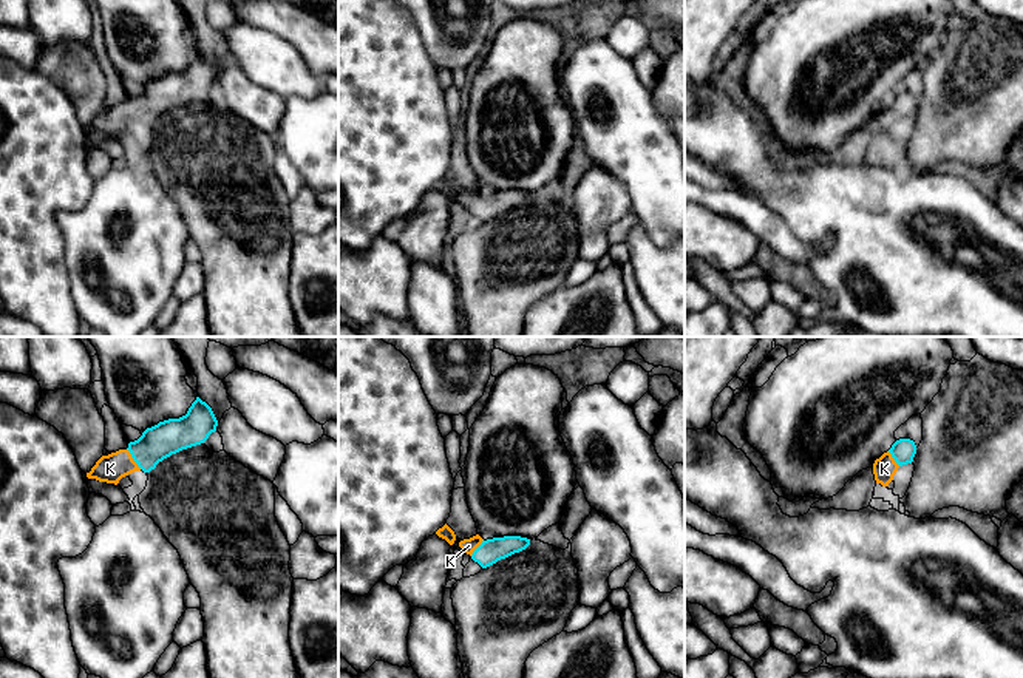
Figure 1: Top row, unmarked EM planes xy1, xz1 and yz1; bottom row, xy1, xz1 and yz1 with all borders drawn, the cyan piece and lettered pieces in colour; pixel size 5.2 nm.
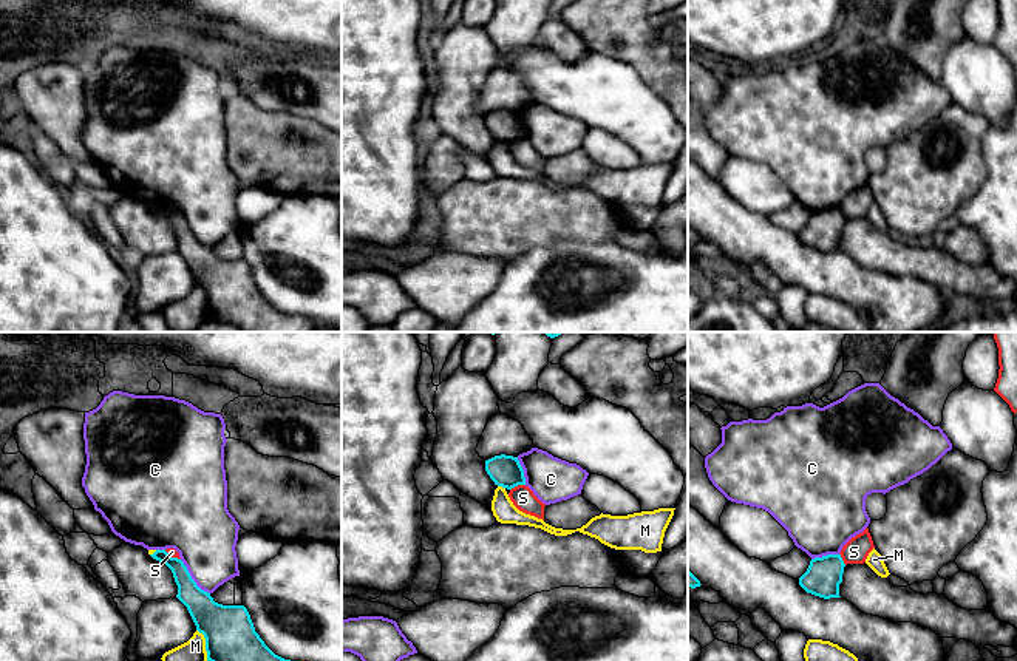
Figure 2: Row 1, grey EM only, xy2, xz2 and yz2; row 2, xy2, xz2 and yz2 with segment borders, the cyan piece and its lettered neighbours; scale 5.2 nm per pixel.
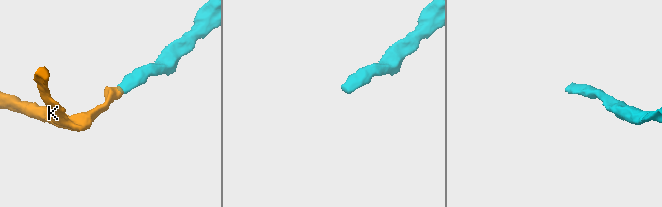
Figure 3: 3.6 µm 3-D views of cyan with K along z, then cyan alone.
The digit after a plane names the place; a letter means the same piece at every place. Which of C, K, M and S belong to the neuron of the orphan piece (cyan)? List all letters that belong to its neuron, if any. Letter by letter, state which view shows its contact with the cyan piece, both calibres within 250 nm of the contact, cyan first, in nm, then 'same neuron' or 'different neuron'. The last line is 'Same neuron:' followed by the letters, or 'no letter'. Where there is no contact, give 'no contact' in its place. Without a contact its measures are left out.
C: contact in xy2; calibres 180 and 340 nm; different neuron
K: contact in xy1; calibres 180 and 150 nm; same neuron
M: contact in xy2; calibres 260 and 110 nm; different neuron
S: contact in xz2; calibres 170 and 120 nm; different neuron
Same neuron: K

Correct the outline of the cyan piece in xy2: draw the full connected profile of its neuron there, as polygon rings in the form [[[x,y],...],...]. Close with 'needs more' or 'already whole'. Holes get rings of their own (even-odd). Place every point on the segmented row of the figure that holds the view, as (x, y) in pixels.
[[[156,550],[150,556],[172,570],[178,585],[176,598],[206,638],[207,661],[291,661],[264,644],[244,605],[215,602],[210,593],[196,585],[184,562],[165,550]]]; already whole

